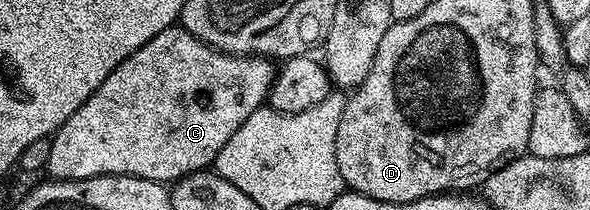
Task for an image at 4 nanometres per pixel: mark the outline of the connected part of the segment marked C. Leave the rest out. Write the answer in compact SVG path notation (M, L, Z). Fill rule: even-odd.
M170 26L162 33L158 33L158 37L146 41L146 45L142 45L133 55L126 57L126 61L119 63L114 73L110 73L110 77L102 81L99 89L57 129L55 135L51 136L47 174L50 173L52 179L93 179L99 175L133 175L139 179L149 179L155 183L168 185L175 180L183 179L185 175L191 175L194 171L203 171L209 165L215 164L217 153L226 145L230 137L238 132L243 122L256 110L265 106L268 91L276 80L276 73L277 68L273 60L258 55L228 55L224 51L217 51L209 43L194 38L183 27Z

